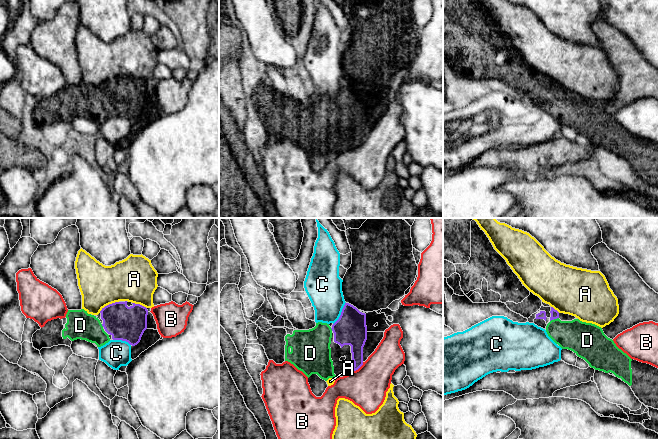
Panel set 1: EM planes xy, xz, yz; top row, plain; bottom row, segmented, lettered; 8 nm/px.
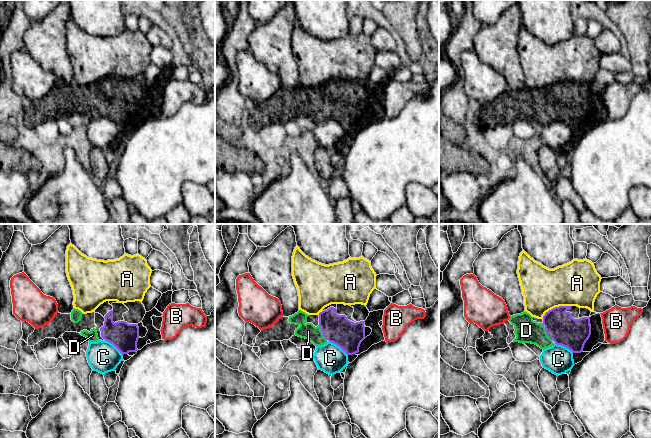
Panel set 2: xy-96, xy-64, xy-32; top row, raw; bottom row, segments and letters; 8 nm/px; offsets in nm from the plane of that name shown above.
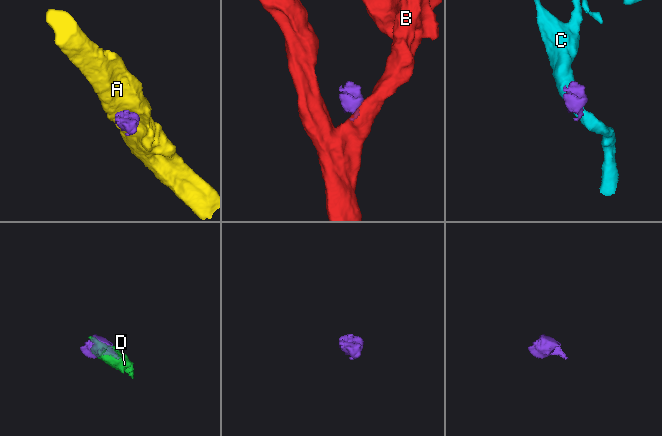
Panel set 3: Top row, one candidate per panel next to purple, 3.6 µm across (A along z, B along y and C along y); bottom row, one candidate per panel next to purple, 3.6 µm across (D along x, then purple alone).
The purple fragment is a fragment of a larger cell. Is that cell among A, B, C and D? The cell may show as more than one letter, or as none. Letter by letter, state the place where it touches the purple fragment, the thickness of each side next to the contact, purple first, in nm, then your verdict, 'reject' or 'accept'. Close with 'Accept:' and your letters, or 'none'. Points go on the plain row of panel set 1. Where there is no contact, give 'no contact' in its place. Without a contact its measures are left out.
A: xy (109, 80) | 280/340 nm | reject
B: xz (359, 143) | 170/320 nm | reject
C: xz (341, 89) | 260/280 nm | reject
D: yz (554, 94) | 60/260 nm | accept
Accept: D

